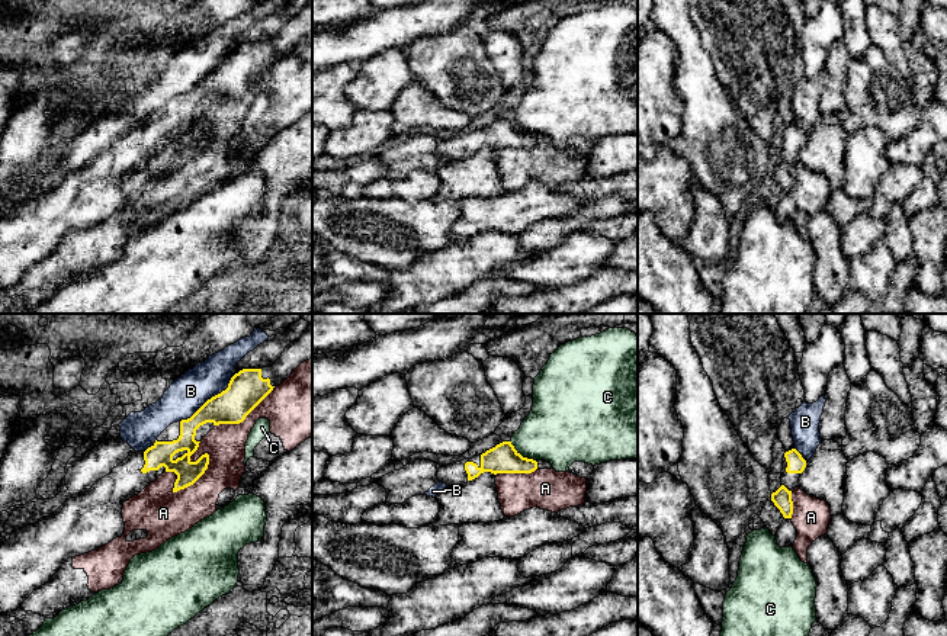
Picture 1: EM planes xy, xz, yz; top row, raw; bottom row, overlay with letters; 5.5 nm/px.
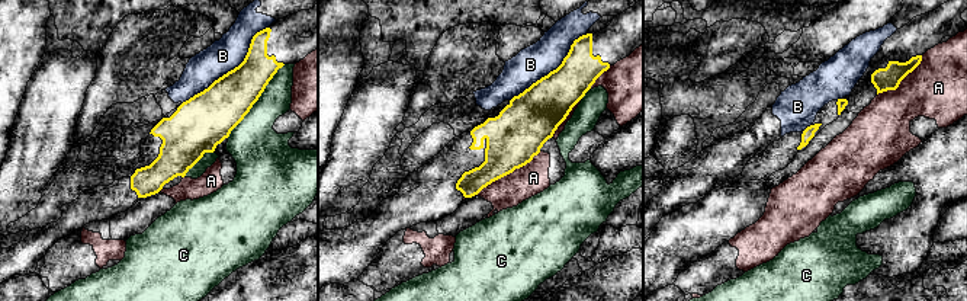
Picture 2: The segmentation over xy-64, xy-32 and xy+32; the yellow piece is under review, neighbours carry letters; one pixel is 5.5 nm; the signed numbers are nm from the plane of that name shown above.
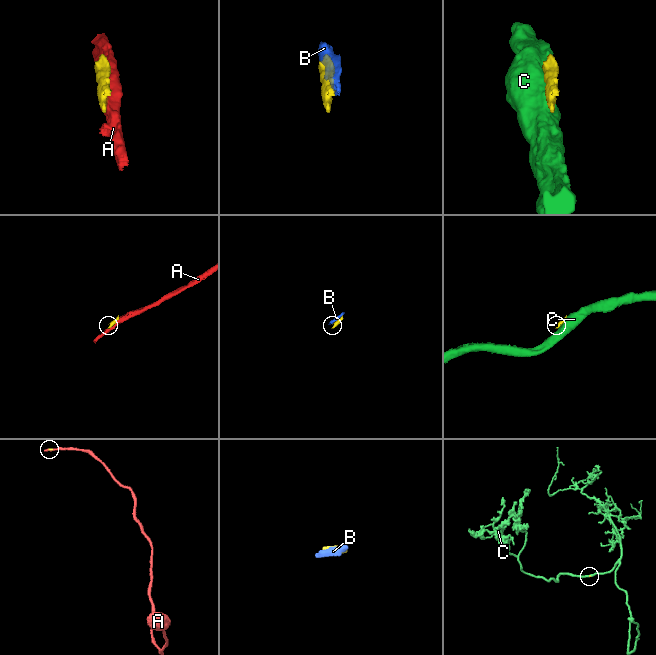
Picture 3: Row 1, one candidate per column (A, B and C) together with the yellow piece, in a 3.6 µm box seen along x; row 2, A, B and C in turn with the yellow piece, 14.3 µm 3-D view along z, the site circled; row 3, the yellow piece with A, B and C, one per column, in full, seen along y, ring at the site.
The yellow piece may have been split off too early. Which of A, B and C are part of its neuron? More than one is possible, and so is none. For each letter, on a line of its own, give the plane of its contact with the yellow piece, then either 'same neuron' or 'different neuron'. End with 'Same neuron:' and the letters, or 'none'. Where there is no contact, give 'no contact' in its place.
A: xy | different neuron
B: xy | different neuron
C: xz | different neuron
Same neuron: none

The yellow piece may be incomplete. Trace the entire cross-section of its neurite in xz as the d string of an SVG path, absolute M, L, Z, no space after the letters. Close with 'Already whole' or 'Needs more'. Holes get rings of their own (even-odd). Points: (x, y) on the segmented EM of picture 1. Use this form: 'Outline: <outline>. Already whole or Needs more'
Outline: M503 441L495 447L472 459L463 459L453 465L440 466L437 479L449 486L463 485L484 472L497 473L532 473L537 462L523 457L511 444Z. Needs more

